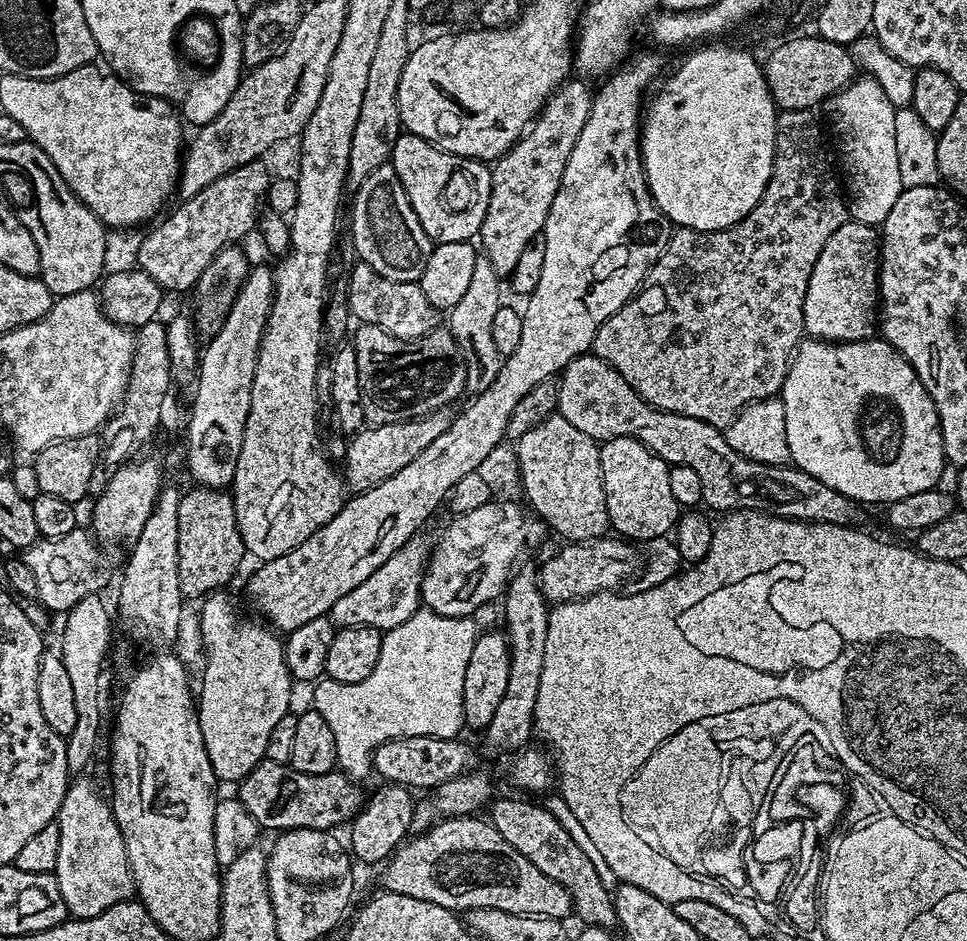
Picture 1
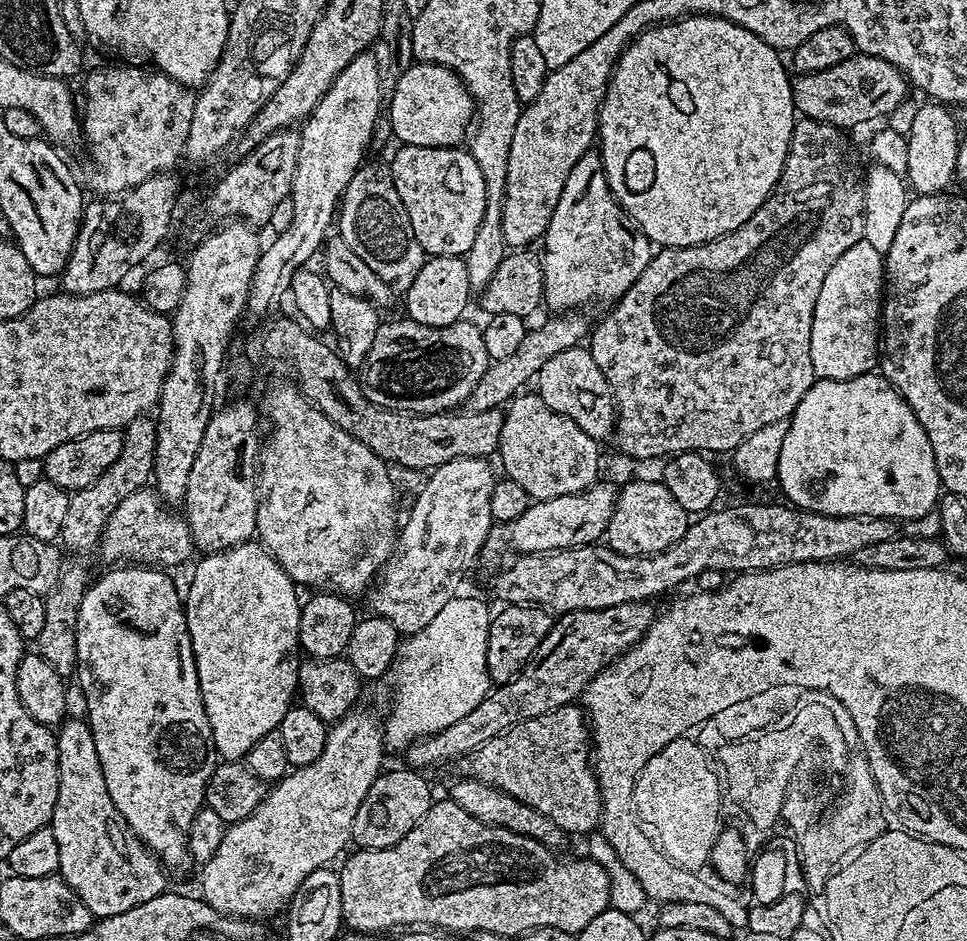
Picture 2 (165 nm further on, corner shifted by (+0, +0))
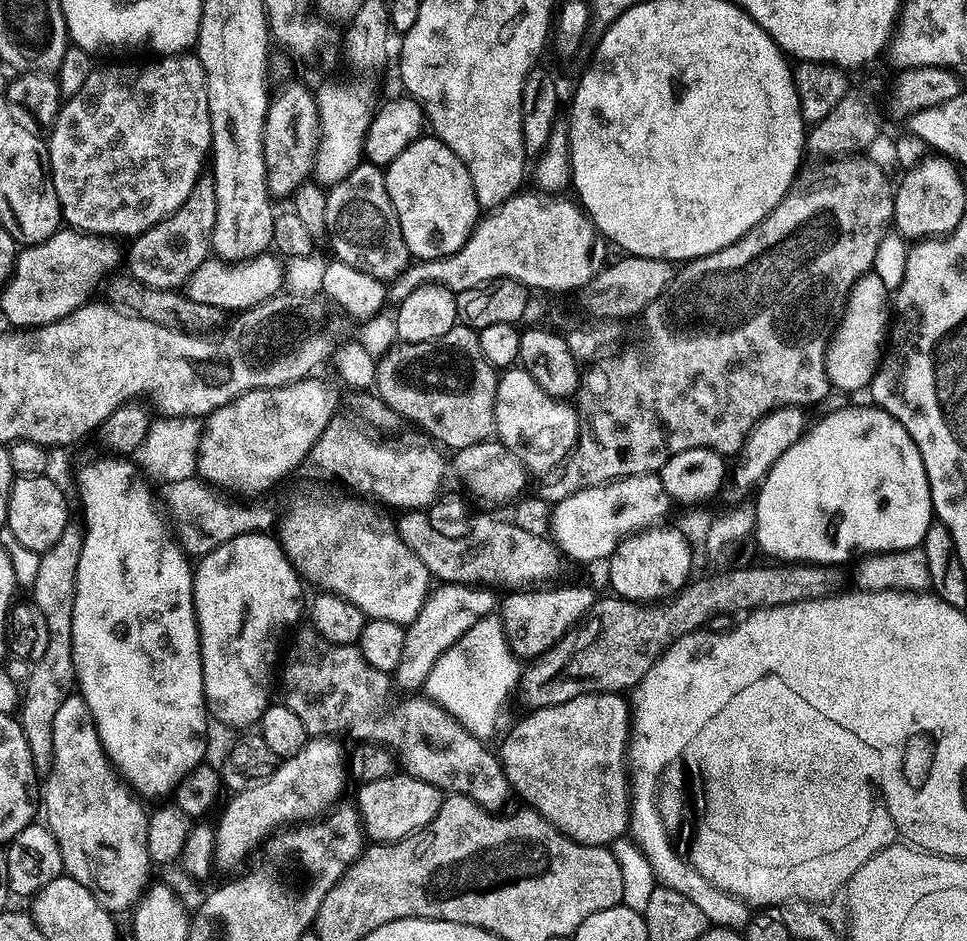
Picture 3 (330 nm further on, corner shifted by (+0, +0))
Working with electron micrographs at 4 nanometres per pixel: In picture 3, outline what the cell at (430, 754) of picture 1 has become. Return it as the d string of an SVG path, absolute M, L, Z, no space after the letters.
M591 692L570 702L529 711L508 732L498 747L498 759L504 767L513 793L525 800L531 811L550 822L563 836L579 844L603 848L628 832L630 776L626 771L630 704L619 692Z

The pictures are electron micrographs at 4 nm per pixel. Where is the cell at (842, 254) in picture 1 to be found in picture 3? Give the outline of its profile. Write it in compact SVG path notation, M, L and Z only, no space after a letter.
M871 271L860 276L848 291L848 299L844 301L844 310L829 339L828 349L824 355L824 365L828 375L828 383L833 389L841 388L844 392L856 392L859 388L867 389L872 379L876 377L876 370L880 366L882 353L886 348L886 333L890 328L890 289L882 286L882 278Z

